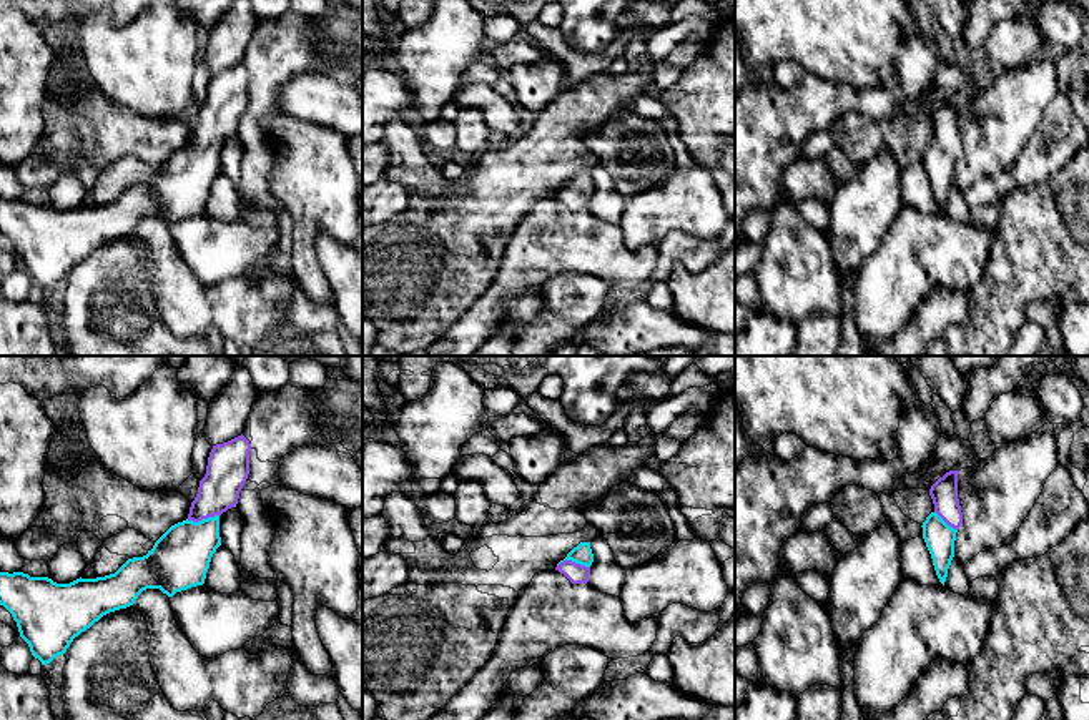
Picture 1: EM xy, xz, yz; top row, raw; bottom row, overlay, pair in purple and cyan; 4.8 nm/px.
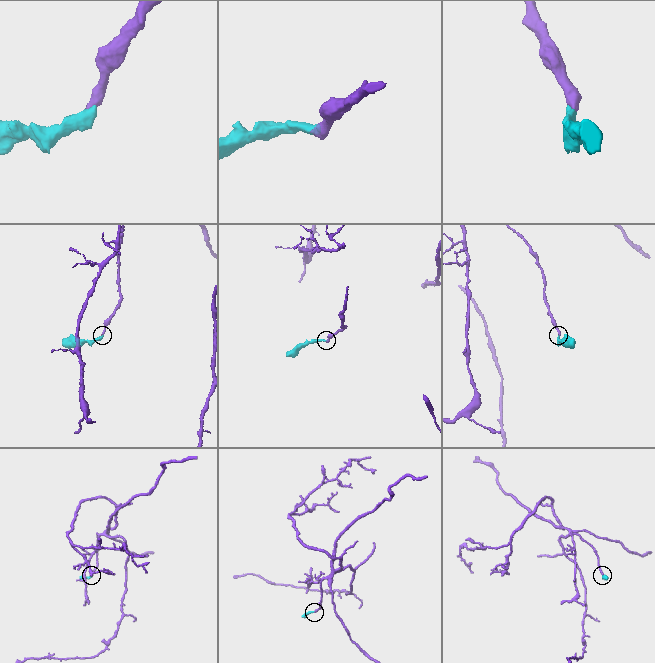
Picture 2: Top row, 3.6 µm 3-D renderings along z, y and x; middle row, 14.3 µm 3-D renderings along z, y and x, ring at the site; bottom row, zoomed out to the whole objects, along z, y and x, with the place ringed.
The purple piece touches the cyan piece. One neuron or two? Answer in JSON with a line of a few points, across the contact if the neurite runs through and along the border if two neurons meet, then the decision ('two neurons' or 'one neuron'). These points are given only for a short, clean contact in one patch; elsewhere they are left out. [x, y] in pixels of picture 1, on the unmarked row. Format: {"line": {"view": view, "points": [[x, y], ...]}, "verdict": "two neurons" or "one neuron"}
{"line": {"view": "xz", "points": [[577, 202], [574, 190], [582, 182]]}, "verdict": "one neuron"}

